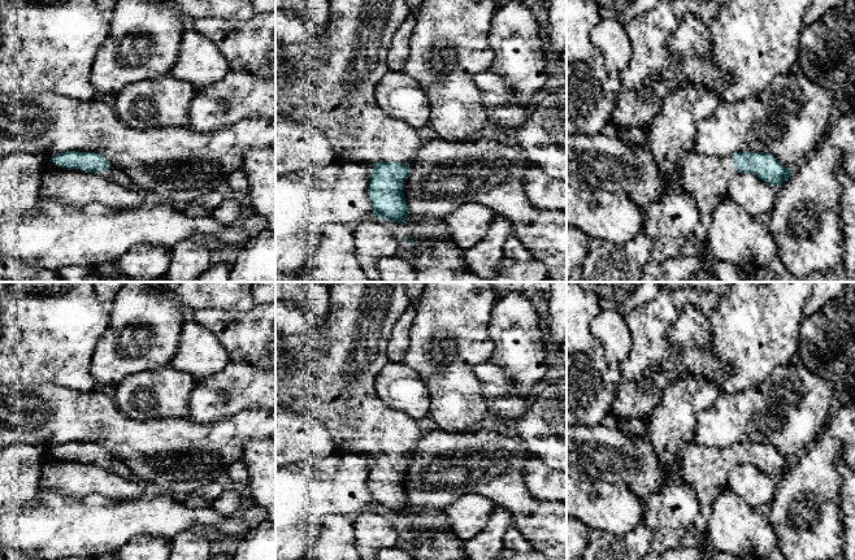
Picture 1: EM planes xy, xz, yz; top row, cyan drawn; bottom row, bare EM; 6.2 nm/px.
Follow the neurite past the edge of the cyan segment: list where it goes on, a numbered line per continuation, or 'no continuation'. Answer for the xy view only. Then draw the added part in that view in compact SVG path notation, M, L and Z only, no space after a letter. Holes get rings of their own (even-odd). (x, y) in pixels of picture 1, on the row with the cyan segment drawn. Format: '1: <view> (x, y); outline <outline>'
1: xy (113, 174); outline M113 166L105 172L99 172L96 174L103 175L104 178L109 179L110 182L118 183L121 186L133 186L127 174Z

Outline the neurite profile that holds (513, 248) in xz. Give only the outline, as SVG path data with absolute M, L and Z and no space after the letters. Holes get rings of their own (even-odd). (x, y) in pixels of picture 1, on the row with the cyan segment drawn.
M511 238L504 243L504 255L508 259L522 262L530 262L534 260L531 252L526 249L518 239L515 238Z

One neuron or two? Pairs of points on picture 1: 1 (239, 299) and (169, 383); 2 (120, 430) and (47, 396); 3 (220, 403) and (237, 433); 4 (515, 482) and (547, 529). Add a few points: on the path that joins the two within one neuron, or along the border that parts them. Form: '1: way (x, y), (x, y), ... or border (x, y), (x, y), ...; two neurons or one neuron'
1: border (169, 363), (139, 372); two neurons
2: way (102, 422), (94, 417), (65, 415); one neuron
3: border (256, 407), (242, 409), (218, 420), (198, 424); two neurons
4: way (517, 494), (537, 513), (537, 517); one neuron

